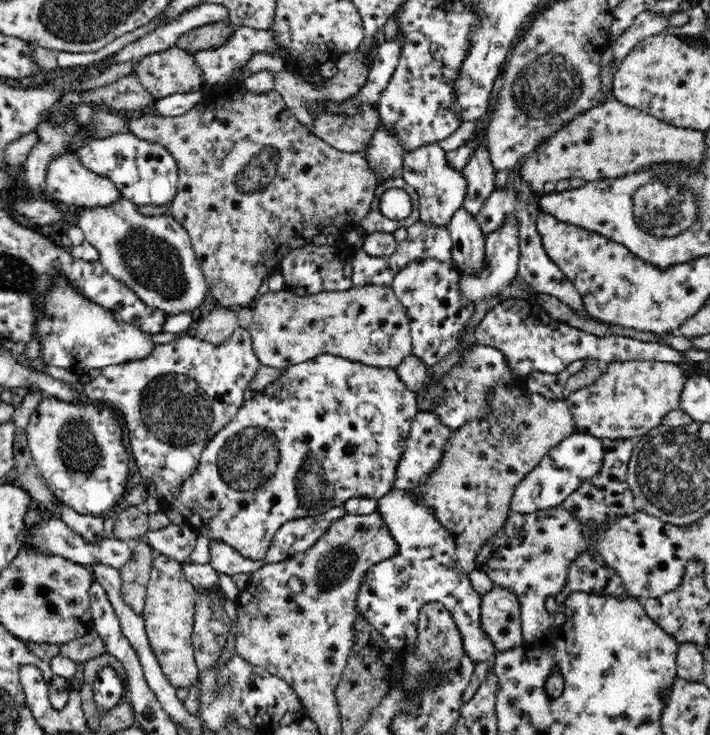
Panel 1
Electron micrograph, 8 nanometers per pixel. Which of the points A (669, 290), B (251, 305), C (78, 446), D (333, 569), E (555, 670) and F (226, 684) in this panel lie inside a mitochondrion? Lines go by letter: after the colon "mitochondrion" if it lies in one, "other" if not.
A: other
B: other
C: mitochondrion
D: mitochondrion
E: other
F: mitochondrion

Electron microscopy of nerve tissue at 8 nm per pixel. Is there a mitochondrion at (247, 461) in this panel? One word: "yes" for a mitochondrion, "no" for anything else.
yes

